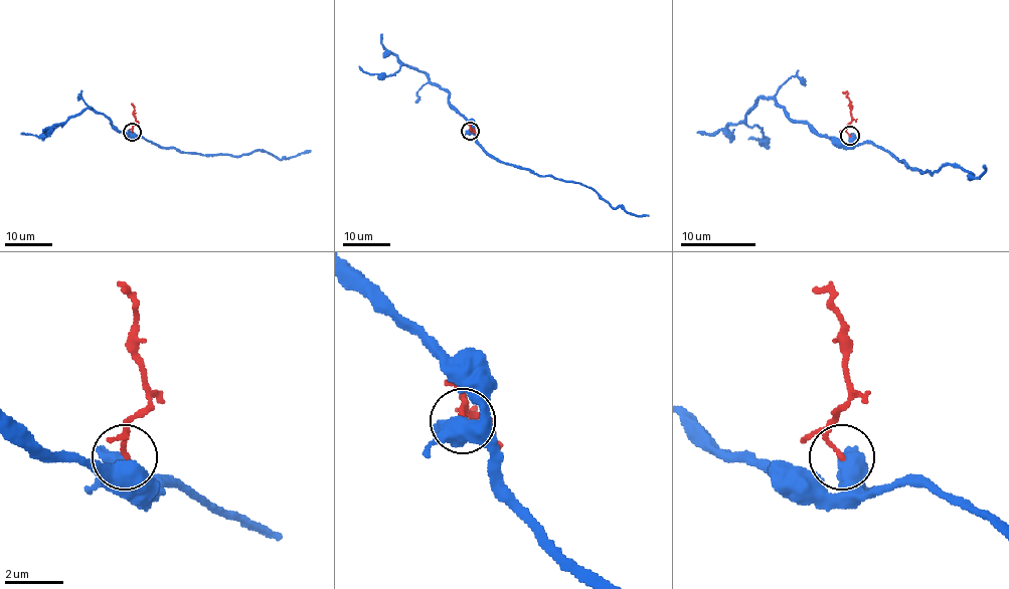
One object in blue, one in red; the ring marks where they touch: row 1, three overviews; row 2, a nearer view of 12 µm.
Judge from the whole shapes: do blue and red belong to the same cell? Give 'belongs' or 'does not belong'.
does not belong

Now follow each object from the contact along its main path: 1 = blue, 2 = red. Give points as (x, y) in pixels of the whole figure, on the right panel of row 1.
1: (849, 136), (855, 144), (875, 144), (922, 172), (956, 164), (971, 179), (984, 172), (984, 164)
2: (849, 136), (845, 129), (851, 118), (849, 99), (842, 92)

